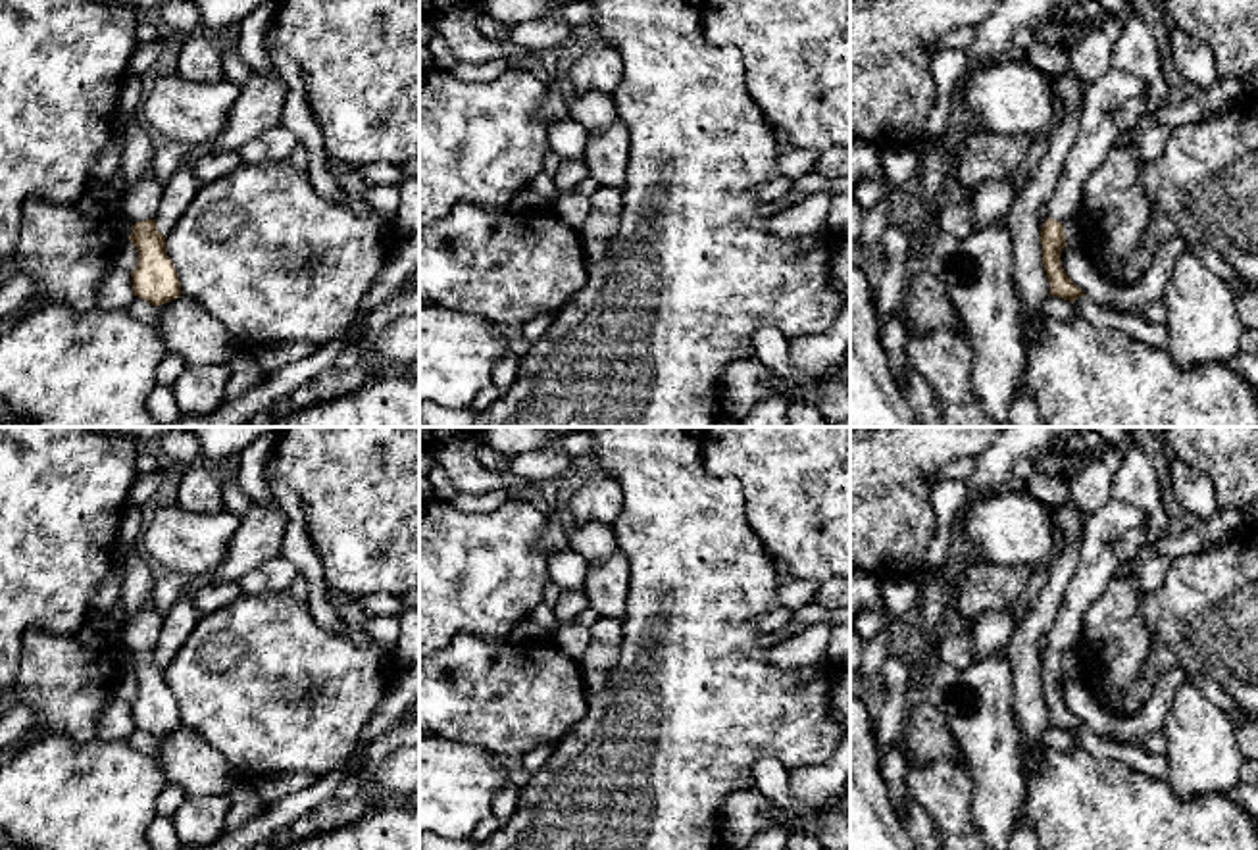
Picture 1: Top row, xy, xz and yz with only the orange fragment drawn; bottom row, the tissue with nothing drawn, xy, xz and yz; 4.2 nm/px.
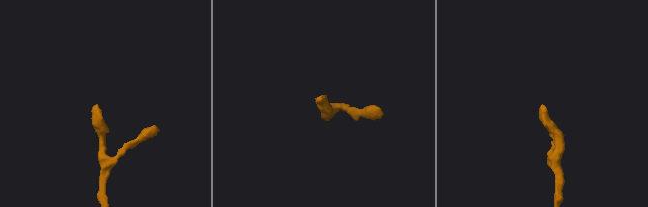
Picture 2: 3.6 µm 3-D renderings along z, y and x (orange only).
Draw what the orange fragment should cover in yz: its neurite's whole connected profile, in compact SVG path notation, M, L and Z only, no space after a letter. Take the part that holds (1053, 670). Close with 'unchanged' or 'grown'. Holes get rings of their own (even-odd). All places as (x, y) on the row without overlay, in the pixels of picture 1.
M1108 500L1096 512L1085 515L1083 537L1071 581L1064 592L1064 606L1050 627L1048 650L1041 660L1043 694L1050 725L1071 735L1085 727L1066 706L1060 687L1066 677L1064 656L1077 646L1087 608L1106 590L1116 577L1114 544L1131 529L1143 531L1146 513L1118 500Z | grown

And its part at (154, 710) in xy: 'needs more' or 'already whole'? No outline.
needs more

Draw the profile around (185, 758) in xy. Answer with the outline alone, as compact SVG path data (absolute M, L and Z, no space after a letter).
M187 725L158 737L158 744L156 763L162 775L179 785L187 800L231 794L242 783L235 767Z

